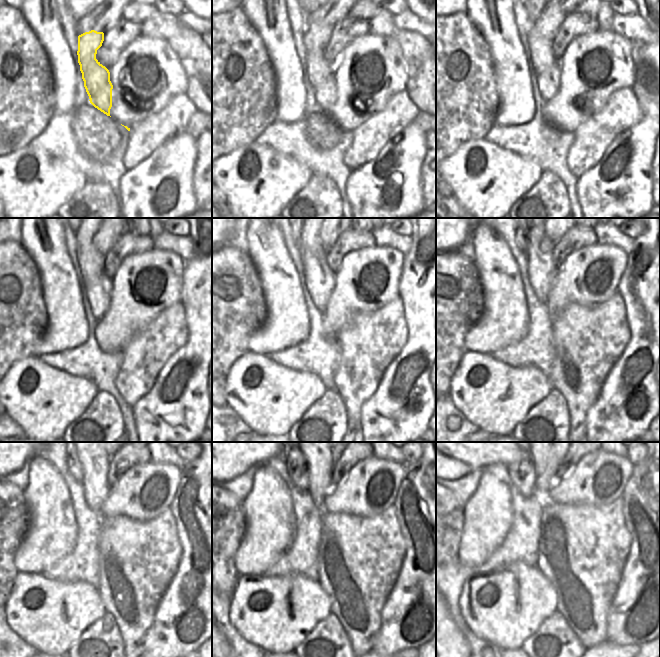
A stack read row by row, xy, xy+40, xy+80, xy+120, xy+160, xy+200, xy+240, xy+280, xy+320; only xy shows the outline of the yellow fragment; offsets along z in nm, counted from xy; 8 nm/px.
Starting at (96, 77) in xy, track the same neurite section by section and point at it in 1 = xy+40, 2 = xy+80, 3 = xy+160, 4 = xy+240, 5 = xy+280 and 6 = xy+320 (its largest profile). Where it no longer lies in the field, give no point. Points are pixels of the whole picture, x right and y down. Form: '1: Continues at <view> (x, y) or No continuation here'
1: Continues at xy+40 (320, 74)
2: Continues at xy+80 (541, 34)
3: Continues at xy+160 (320, 280)
4: Continues at xy+240 (95, 462)
5: Continues at xy+280 (319, 462)
6: Continues at xy+320 (539, 462)

